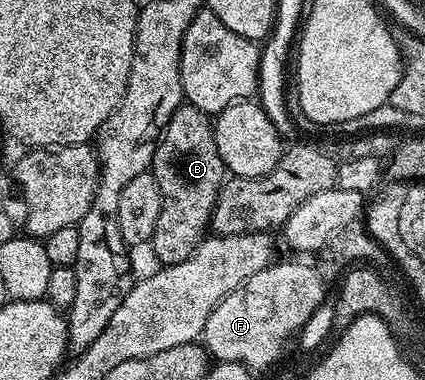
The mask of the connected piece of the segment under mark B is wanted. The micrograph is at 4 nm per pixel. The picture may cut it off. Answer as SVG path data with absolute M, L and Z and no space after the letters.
M183 102L162 130L154 149L152 172L162 198L152 242L162 265L179 263L192 254L207 234L216 197L228 175L216 149L211 116Z

